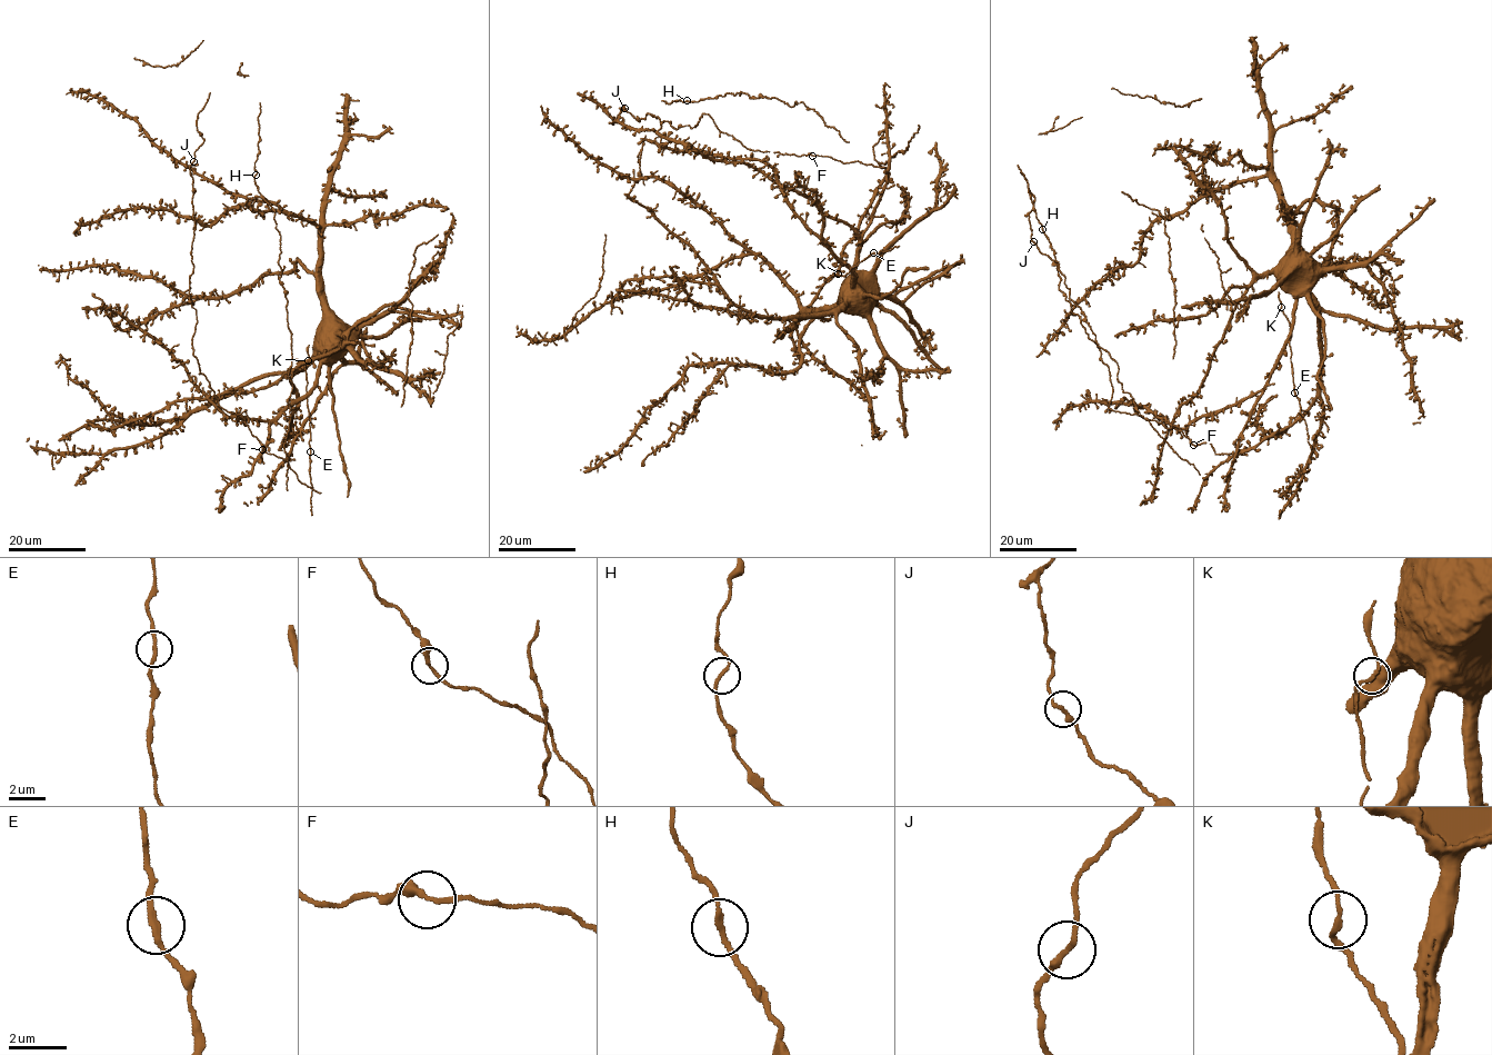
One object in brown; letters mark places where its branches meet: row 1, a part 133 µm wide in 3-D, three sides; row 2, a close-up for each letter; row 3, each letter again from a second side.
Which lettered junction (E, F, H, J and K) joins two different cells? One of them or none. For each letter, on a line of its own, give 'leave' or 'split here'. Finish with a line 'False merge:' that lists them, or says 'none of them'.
E: leave
F: leave
H: leave
J: leave
K: leave
False merge: none of them

